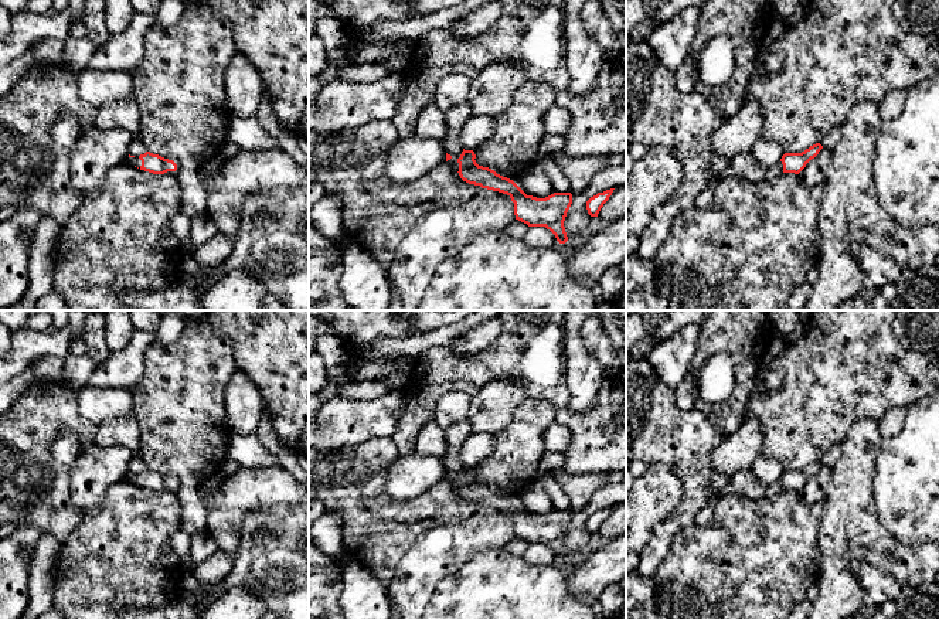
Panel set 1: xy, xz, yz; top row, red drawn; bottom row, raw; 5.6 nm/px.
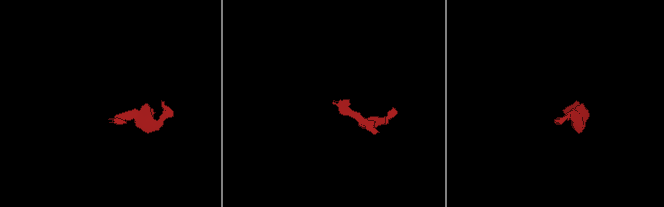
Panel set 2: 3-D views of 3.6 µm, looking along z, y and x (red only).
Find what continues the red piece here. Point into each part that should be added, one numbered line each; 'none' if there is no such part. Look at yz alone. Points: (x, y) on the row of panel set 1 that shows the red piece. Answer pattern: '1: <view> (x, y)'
1: yz (778, 169)

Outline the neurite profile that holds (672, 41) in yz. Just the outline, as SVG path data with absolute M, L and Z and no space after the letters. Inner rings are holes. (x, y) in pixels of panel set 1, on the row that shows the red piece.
M688 7L646 33L657 59L676 71L688 58L700 18L700 7Z

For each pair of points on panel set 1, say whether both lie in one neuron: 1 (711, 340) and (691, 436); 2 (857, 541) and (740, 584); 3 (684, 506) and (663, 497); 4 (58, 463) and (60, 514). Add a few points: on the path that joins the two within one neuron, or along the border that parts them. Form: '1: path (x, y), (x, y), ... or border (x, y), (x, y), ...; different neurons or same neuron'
1: border (693, 407), (720, 432); different neurons
2: border (819, 521), (819, 577), (815, 581); different neurons
3: border (672, 470), (681, 485), (681, 499), (655, 526); different neurons
4: path (60, 476), (60, 502); same neuron

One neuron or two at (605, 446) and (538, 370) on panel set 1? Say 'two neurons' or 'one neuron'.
one neuron

